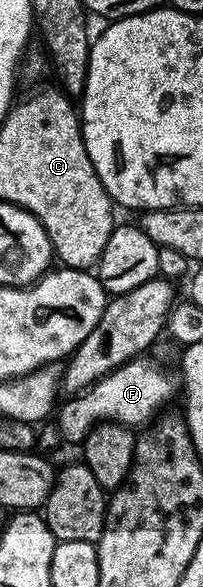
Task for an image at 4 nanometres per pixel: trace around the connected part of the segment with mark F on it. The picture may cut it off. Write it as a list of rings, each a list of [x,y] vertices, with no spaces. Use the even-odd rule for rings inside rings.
[[[143,361],[126,362],[112,374],[106,374],[99,379],[94,386],[89,386],[86,390],[68,397],[71,399],[63,407],[60,405],[57,410],[60,439],[64,443],[79,444],[91,431],[92,426],[98,423],[117,422],[120,426],[139,428],[152,416],[158,415],[159,405],[171,394],[171,382],[153,363]]]

